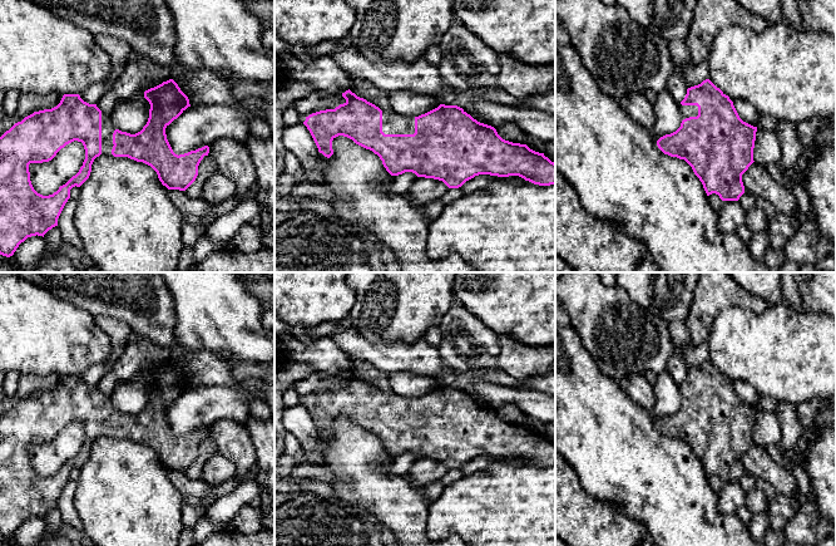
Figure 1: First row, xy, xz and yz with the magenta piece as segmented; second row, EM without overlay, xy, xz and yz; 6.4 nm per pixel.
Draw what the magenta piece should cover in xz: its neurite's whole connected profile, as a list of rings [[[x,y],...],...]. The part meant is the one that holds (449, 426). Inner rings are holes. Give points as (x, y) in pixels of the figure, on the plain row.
[[[350,370],[342,378],[346,380],[343,385],[312,394],[303,403],[318,433],[327,439],[333,436],[332,422],[343,417],[377,436],[391,457],[412,453],[417,458],[442,462],[449,469],[459,469],[479,456],[519,457],[539,467],[555,466],[555,444],[544,434],[503,420],[494,408],[478,403],[457,387],[440,385],[419,398],[402,398],[384,394]]]

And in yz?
[[[709,360],[687,370],[679,385],[681,408],[657,422],[658,429],[671,438],[684,441],[699,459],[707,477],[716,474],[722,482],[738,482],[745,474],[742,456],[753,442],[757,408],[743,403],[733,383]]]

